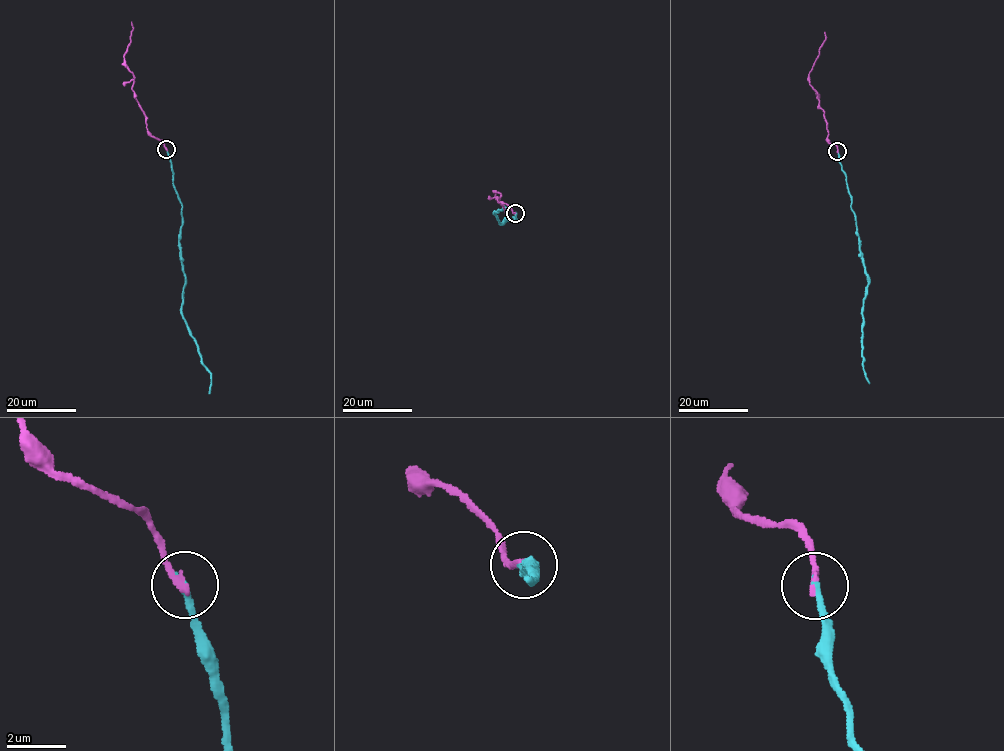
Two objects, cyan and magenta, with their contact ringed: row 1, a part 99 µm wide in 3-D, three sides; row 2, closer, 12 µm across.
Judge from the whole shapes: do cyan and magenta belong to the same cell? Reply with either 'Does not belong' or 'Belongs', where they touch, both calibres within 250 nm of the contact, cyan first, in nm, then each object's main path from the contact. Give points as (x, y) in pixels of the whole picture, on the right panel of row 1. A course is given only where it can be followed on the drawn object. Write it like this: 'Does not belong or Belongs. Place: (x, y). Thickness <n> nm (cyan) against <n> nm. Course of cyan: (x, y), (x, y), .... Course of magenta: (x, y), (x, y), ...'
Does not belong. Place: (837, 151). Thickness 240 nm (cyan) against 280 nm. Course of cyan: (838, 151), (868, 283), (862, 313), (861, 355), (865, 376), (870, 383). Course of magenta: (838, 151), (836, 146), (829, 143), (827, 122), (816, 91), (809, 83), (809, 71), (825, 39), (824, 32)

